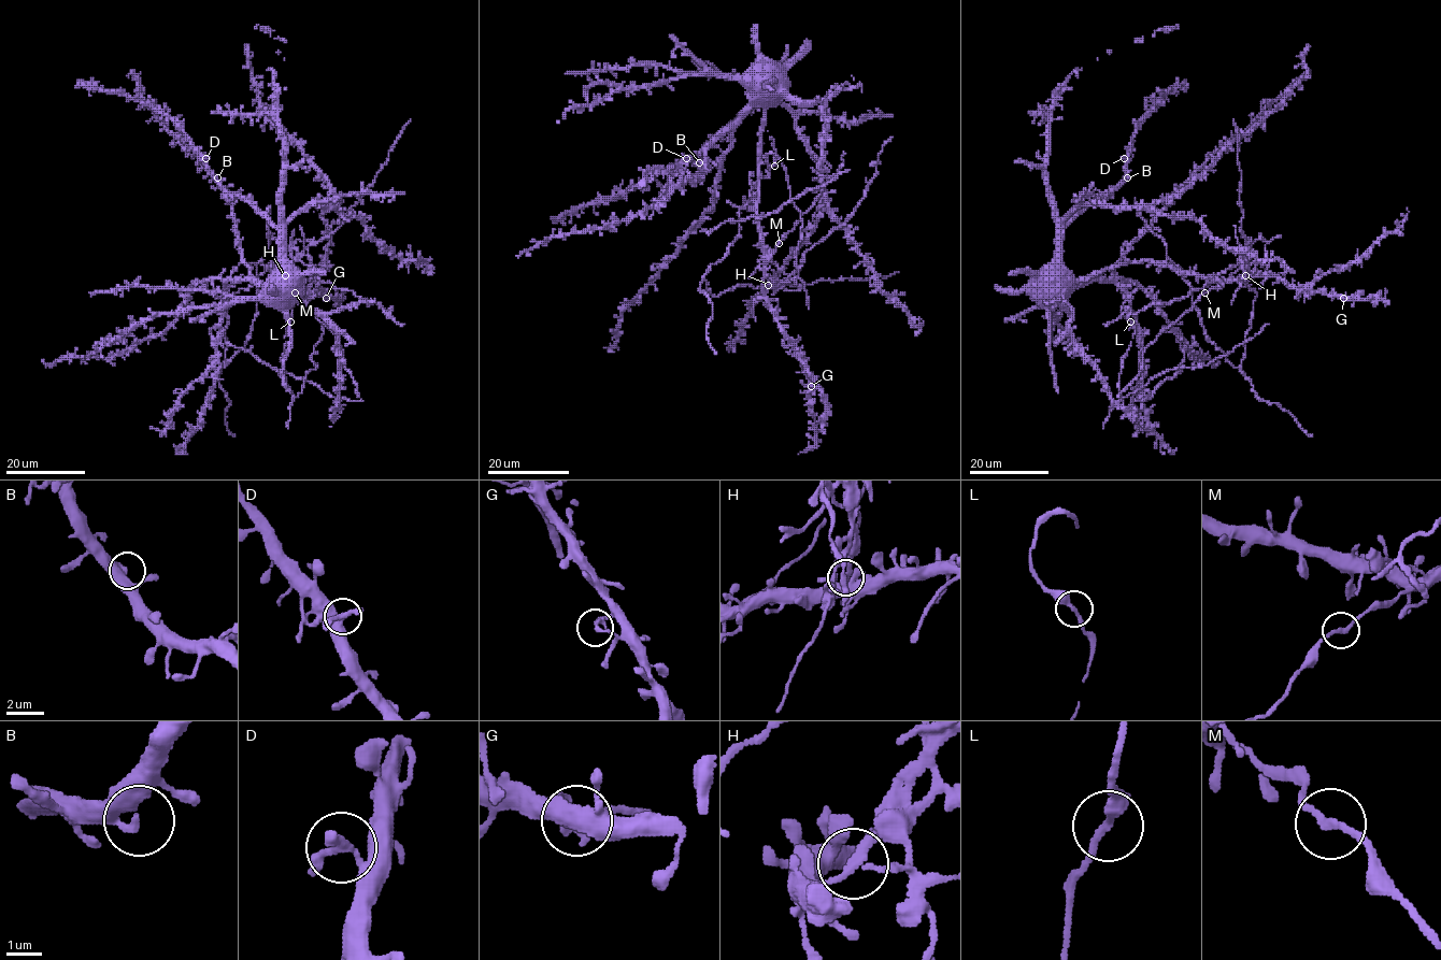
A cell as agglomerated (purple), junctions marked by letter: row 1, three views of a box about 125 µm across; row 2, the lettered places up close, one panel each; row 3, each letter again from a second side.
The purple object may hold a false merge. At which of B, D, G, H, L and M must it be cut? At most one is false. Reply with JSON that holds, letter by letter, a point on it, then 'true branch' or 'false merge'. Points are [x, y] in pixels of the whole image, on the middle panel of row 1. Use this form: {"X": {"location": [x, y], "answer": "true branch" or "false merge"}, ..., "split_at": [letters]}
{"B": {"location": [699, 162], "answer": "true branch"}, "D": {"location": [686, 158], "answer": "true branch"}, "G": {"location": [811, 386], "answer": "true branch"}, "H": {"location": [768, 285], "answer": "false merge"}, "L": {"location": [774, 166], "answer": "true branch"}, "M": {"location": [779, 243], "answer": "true branch"}, "split_at": ["H"]}

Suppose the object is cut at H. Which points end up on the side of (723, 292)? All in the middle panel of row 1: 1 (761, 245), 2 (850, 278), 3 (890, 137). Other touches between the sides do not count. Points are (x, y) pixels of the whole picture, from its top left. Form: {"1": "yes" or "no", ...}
{"1": "no", "2": "yes", "3": "yes"}

